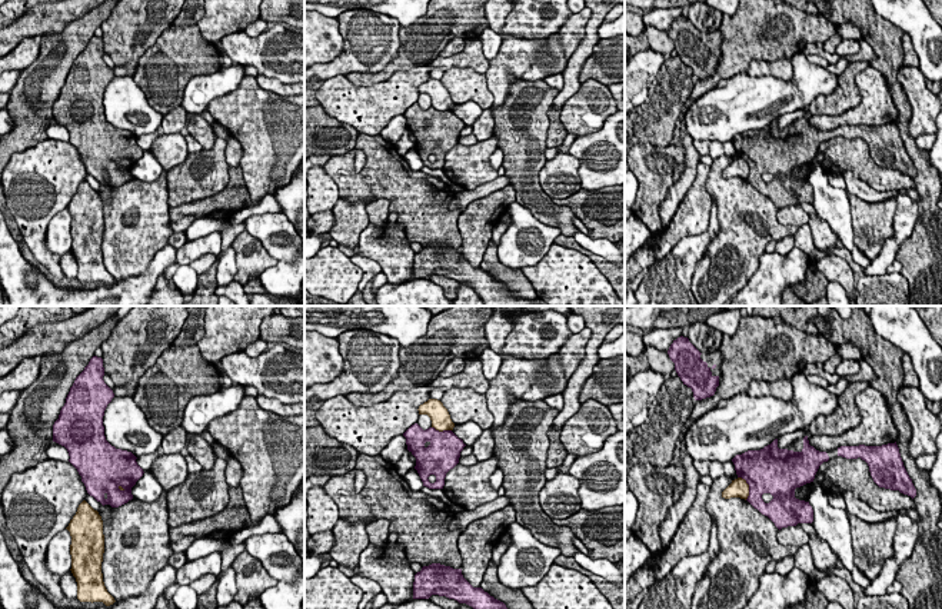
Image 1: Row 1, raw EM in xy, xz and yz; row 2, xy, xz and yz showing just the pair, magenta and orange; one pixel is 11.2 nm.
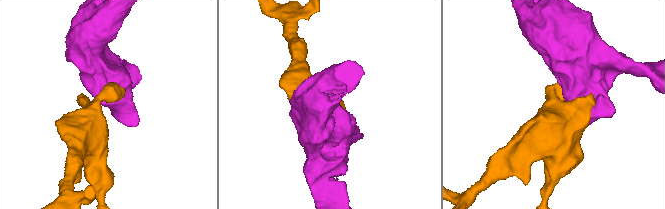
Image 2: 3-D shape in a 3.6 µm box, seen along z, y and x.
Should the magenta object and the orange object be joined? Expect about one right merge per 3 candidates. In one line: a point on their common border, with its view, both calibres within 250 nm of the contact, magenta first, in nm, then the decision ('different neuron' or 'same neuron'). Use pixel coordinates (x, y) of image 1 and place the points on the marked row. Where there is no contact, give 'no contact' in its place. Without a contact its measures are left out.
meets magenta in yz at (749, 486); 500 nm thick on the magenta side, 200 nm on the other; different neuron

